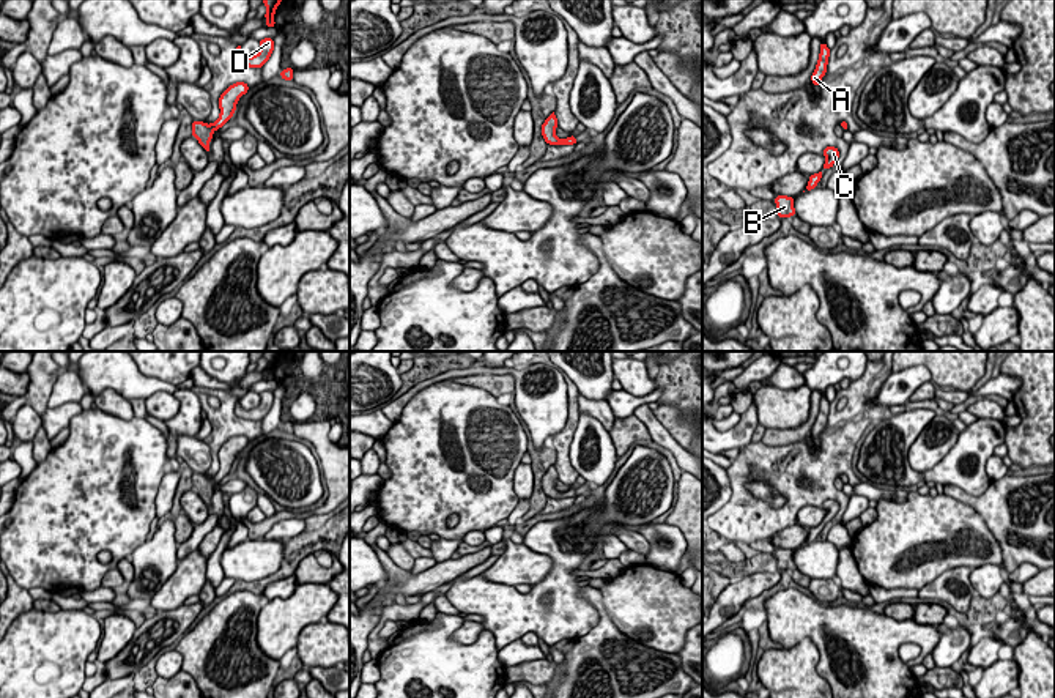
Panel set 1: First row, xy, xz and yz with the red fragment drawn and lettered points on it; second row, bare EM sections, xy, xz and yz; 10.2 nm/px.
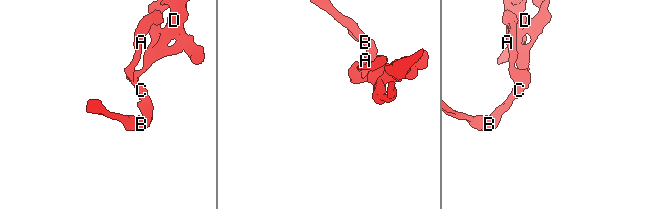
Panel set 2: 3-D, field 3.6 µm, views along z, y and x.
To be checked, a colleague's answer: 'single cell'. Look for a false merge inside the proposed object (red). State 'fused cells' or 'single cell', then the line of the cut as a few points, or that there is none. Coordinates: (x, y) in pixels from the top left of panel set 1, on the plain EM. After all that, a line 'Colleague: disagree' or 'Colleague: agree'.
single cell | no cut
Colleague: agree

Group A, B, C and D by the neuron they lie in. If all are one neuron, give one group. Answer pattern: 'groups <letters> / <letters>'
groups A B C D

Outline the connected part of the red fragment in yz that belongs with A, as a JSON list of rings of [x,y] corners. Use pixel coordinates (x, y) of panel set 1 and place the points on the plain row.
[[[820,395],[820,407],[819,407],[819,414],[816,418],[816,422],[811,429],[811,435],[819,440],[819,435],[827,425],[827,418],[828,418],[828,410],[830,410],[830,402],[827,400],[825,395]]]

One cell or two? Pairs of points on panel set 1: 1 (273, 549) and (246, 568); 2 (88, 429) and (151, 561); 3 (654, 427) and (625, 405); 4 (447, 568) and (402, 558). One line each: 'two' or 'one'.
1: one
2: two
3: two
4: two

